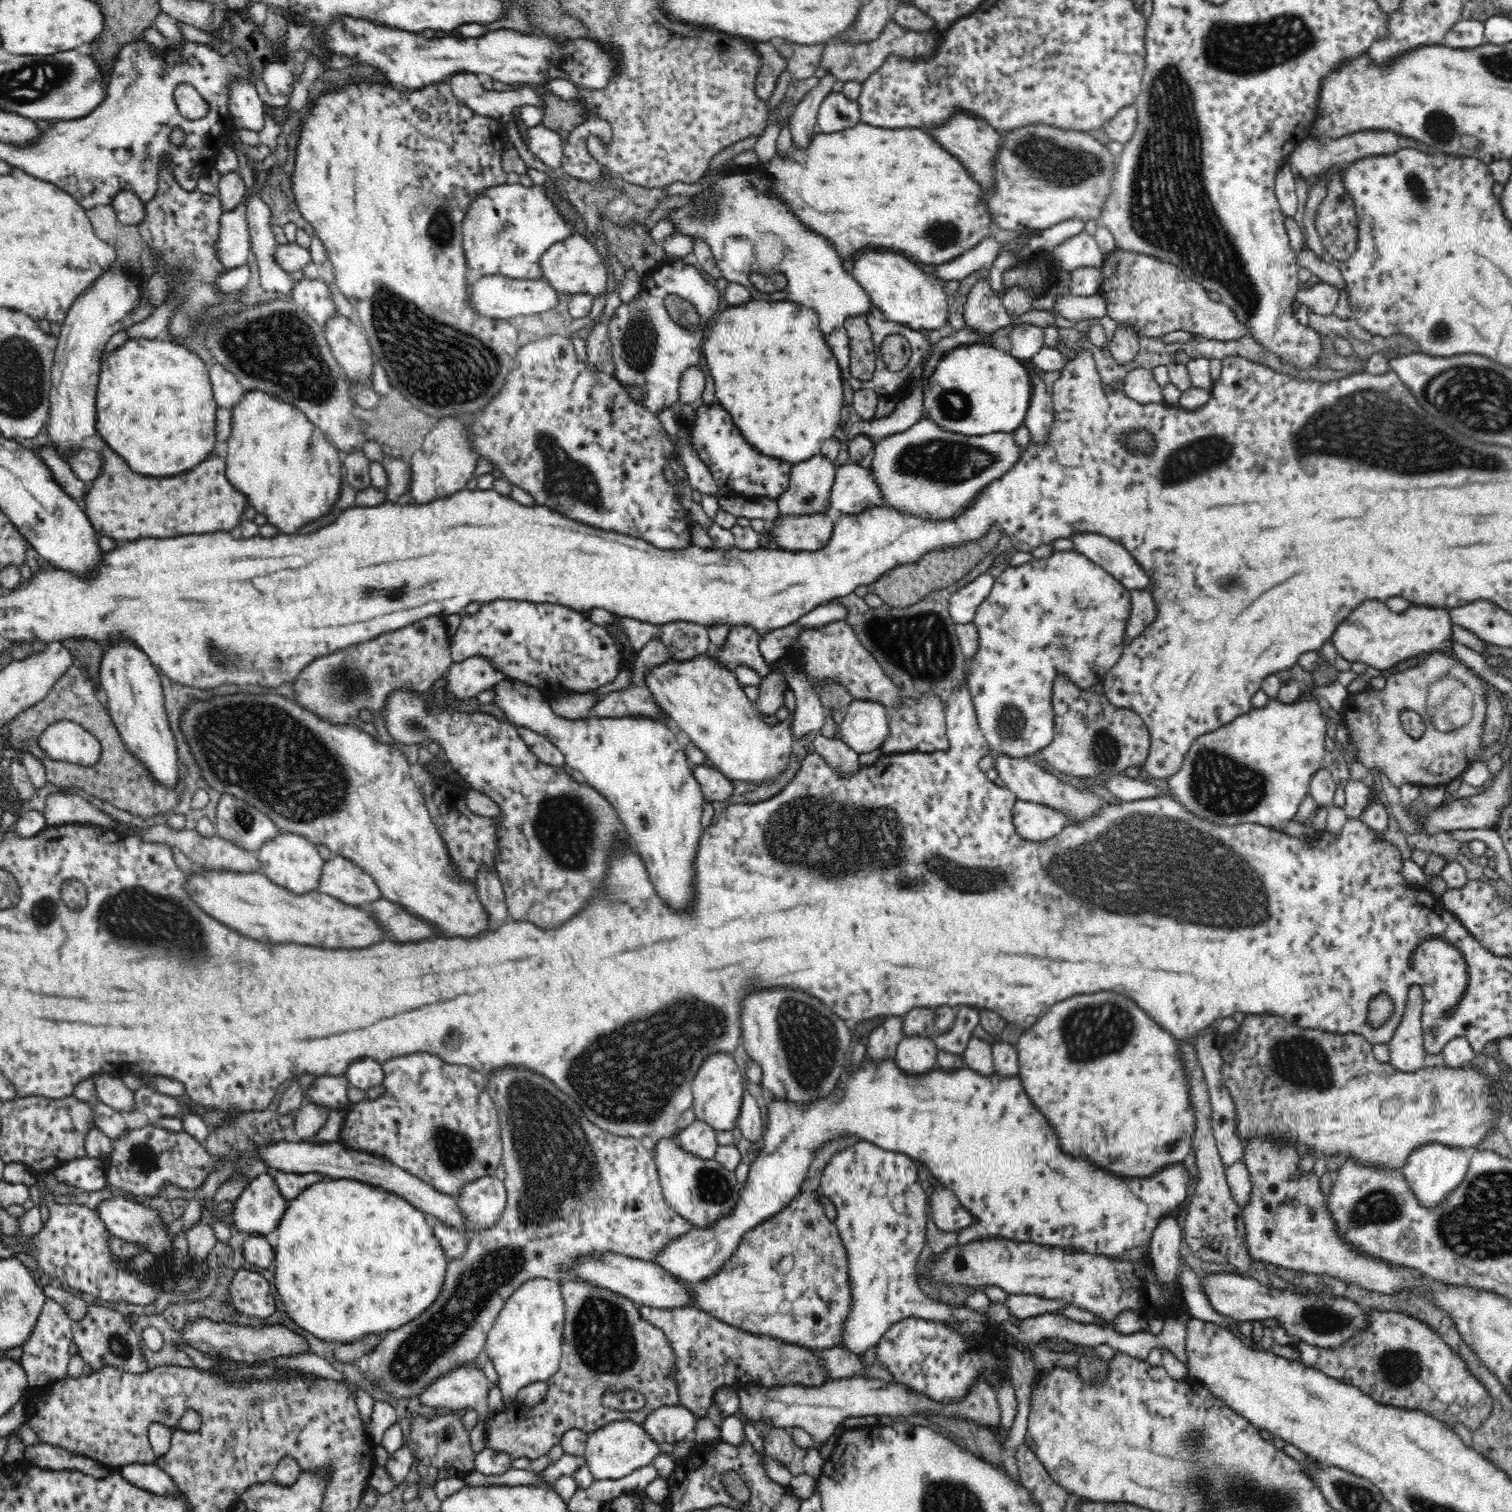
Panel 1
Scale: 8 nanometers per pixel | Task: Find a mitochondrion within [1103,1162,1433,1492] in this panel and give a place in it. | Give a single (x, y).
(1397, 1369)

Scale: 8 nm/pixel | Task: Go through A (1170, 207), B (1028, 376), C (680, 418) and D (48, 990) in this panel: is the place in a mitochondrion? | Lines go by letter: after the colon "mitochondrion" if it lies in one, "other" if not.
A: mitochondrion
B: other
C: mitochondrion
D: other

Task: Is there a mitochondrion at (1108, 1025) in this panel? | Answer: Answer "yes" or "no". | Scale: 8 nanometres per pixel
yes

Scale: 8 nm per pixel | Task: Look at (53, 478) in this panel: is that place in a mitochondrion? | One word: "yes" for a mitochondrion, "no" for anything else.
no

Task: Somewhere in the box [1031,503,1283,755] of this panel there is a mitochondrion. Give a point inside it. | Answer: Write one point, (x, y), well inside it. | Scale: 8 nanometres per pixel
(1226, 583)

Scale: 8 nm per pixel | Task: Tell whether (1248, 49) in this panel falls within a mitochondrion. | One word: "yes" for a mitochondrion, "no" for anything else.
yes

